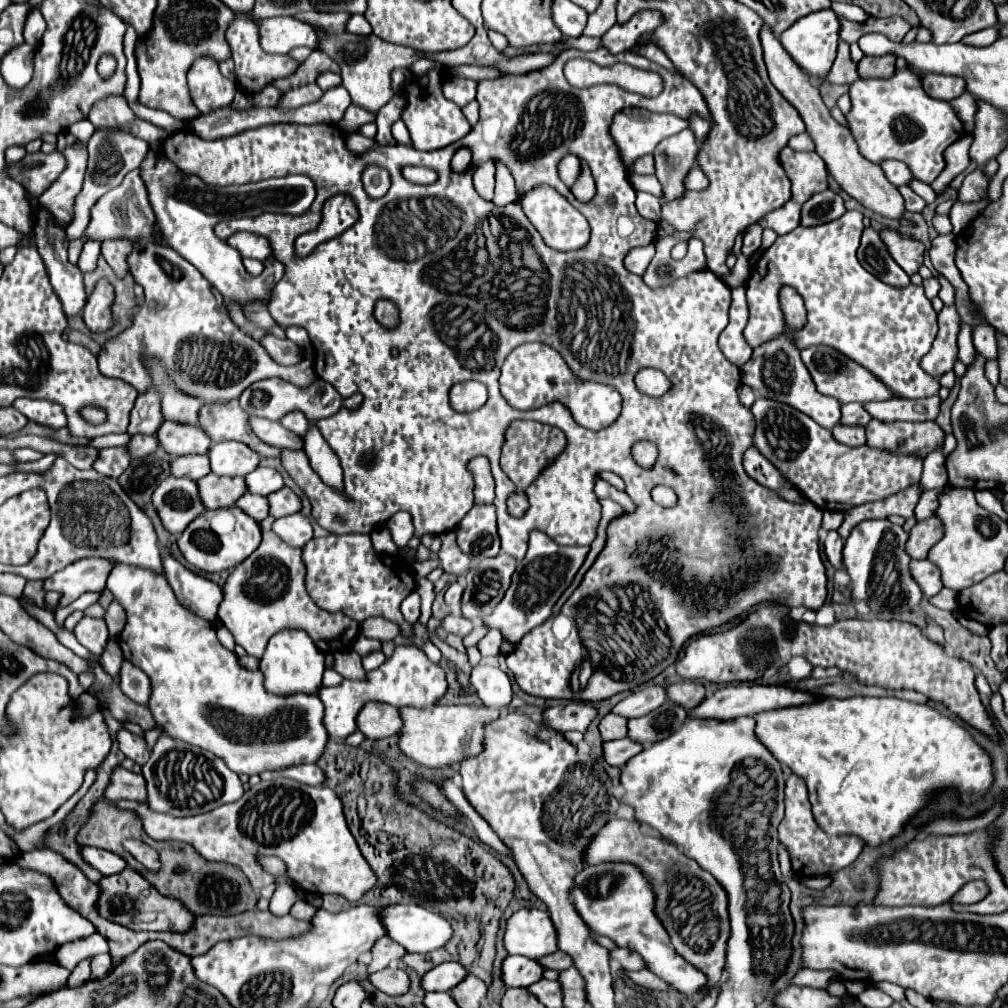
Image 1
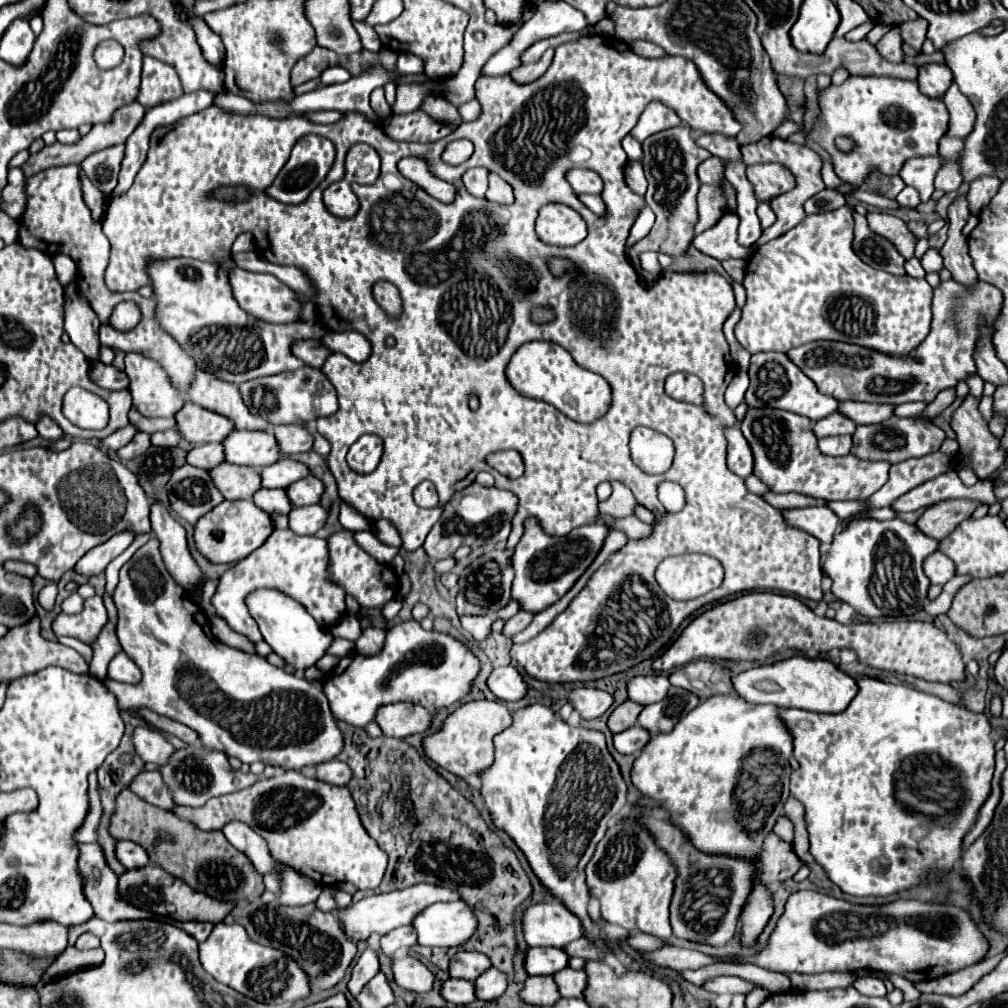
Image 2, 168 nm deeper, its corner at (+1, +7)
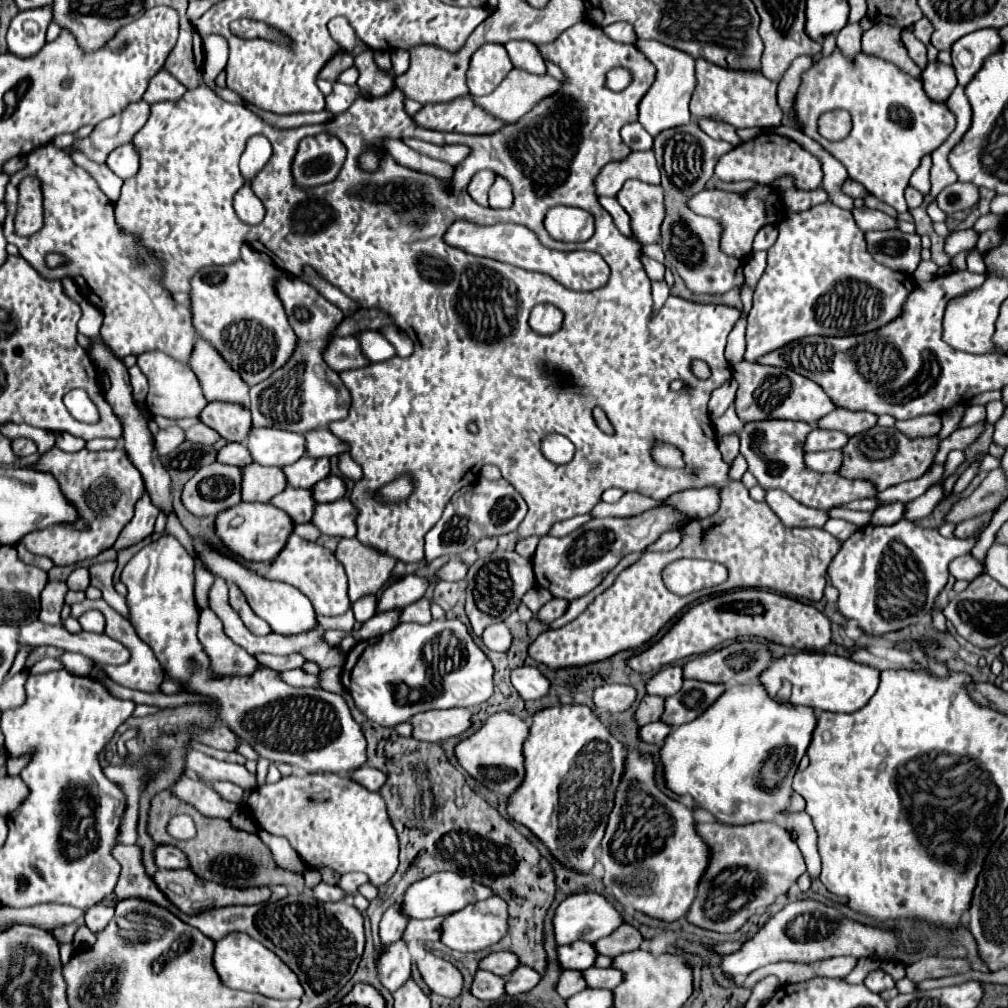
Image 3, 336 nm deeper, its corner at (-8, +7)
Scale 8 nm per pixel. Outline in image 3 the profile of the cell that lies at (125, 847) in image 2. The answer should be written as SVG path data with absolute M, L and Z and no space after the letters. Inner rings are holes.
M159 845L155 849L155 861L159 869L187 869L189 867L187 855L179 851L179 847L173 847L173 845Z

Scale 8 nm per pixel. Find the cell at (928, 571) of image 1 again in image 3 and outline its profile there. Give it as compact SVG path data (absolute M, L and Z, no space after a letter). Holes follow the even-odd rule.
M963 555L957 557L955 561L951 561L949 565L949 573L955 579L965 579L965 581L973 581L975 577L979 577L985 571L985 563L977 561L973 555Z

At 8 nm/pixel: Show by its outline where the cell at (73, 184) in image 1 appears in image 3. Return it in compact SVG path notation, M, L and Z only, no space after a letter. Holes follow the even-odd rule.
M49 143L33 149L25 161L27 165L21 171L9 175L5 189L5 239L17 245L21 257L27 259L45 279L71 277L79 285L81 295L103 311L105 321L101 327L101 341L107 343L107 349L113 349L111 353L115 353L115 357L123 359L127 355L141 355L157 349L187 363L197 333L191 325L189 307L175 303L171 291L163 285L161 261L147 247L143 247L139 237L117 225L113 203L105 197L105 193L101 193L95 179L83 167L75 165L63 149ZM27 175L39 177L43 183L45 225L31 237L19 237L13 233L13 215L17 185ZM47 253L61 253L69 259L69 263L57 269L47 269Z

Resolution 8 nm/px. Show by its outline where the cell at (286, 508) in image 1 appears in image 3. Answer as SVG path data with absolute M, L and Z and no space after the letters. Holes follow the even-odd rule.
M329 475L327 479L319 481L319 485L315 485L313 489L313 497L317 503L329 503L329 501L337 501L341 497L345 497L347 487L345 481L337 475Z

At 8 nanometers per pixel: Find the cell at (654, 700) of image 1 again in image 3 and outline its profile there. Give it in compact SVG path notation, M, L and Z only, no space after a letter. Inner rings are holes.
M669 665L647 681L647 693L649 695L659 693L659 697L669 697L675 695L681 689L681 685L683 685L683 667Z

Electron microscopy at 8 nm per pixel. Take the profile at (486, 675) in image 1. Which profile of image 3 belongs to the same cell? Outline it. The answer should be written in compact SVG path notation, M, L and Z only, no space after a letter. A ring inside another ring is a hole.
M519 667L511 671L511 683L523 699L539 699L549 691L549 679L537 667Z

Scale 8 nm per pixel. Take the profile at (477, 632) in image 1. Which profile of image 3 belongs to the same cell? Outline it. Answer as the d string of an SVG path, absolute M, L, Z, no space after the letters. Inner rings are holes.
M533 587L525 597L523 597L523 603L533 611L533 615L547 603L551 601L553 595L547 591L547 589L539 589L539 587Z

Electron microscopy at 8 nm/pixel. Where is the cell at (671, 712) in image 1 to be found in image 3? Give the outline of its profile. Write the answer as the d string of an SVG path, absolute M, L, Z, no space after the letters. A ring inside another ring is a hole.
M685 679L681 691L665 699L665 713L661 721L677 729L683 723L697 719L717 697L725 691L725 685L711 685L707 681Z

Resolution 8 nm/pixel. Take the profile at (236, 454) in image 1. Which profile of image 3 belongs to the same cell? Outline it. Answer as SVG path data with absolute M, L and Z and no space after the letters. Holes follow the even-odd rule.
M251 429L247 437L247 449L253 461L259 465L285 467L305 455L305 437L283 429Z

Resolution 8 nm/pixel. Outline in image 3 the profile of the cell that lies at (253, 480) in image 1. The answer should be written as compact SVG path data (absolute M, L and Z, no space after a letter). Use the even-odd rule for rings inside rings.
M307 455L283 469L289 485L291 487L303 487L303 489L311 489L317 481L327 477L329 471L331 469L329 469L327 457L315 459L315 457L307 457Z

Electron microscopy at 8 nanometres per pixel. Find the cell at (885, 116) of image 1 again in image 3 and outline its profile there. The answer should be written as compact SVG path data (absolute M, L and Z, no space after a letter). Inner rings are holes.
M839 47L803 73L795 95L795 115L801 131L841 161L853 181L861 183L871 195L895 207L899 213L907 211L903 191L919 167L921 157L935 151L955 129L955 115L945 103L931 101L919 79L863 51L849 59ZM831 109L845 109L851 115L853 129L843 141L827 141L817 131L817 119Z

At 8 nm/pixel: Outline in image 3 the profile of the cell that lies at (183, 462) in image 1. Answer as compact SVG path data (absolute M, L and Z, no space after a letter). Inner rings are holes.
M227 443L227 445L219 451L217 461L219 461L219 463L225 463L225 465L243 467L243 465L253 463L253 457L251 457L251 453L247 451L247 447L245 447L243 443Z

